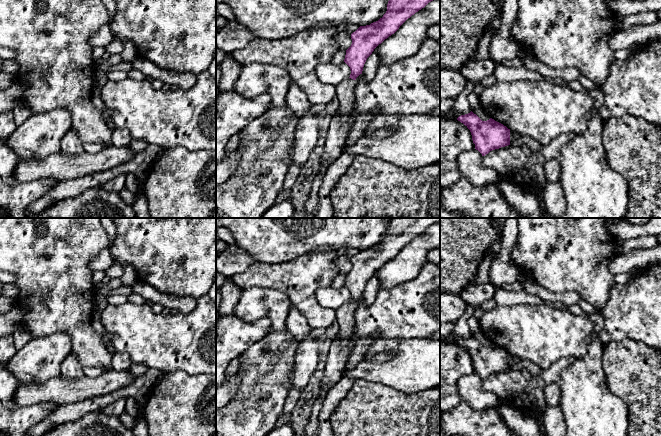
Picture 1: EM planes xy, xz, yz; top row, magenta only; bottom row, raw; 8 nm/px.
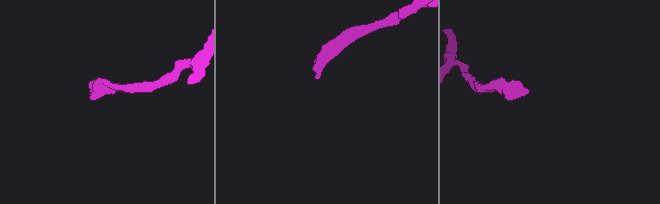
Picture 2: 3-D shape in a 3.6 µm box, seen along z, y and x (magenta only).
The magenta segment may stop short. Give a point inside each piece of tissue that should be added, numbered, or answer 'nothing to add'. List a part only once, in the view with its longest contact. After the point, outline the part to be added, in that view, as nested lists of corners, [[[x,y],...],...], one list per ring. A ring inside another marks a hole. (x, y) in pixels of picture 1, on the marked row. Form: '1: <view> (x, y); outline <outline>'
1: xz (342, 121); outline [[[346,78],[336,86],[339,107],[331,117],[327,137],[324,140],[320,169],[324,164],[328,166],[332,164],[344,152],[345,141],[355,122],[352,111],[356,86],[357,81],[351,78]]]

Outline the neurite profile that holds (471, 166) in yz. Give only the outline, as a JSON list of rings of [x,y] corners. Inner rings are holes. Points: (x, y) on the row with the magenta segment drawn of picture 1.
[[[475,148],[461,153],[458,164],[460,176],[467,179],[473,186],[494,184],[499,178],[495,170],[484,165],[482,154]]]

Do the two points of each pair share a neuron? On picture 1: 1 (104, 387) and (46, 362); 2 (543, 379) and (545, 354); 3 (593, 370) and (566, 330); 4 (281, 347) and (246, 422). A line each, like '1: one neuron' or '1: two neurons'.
1: two neurons
2: two neurons
3: two neurons
4: one neuron

